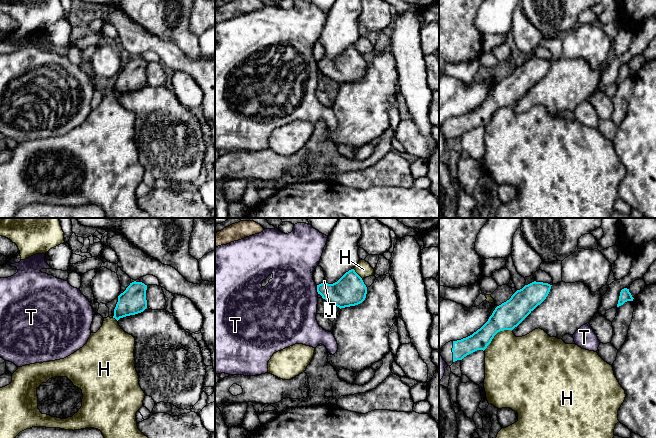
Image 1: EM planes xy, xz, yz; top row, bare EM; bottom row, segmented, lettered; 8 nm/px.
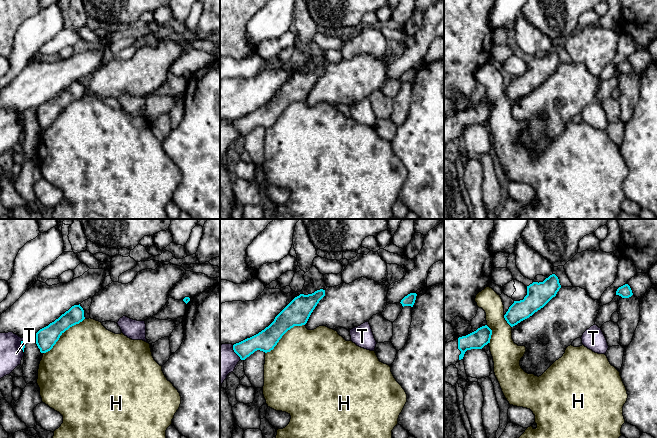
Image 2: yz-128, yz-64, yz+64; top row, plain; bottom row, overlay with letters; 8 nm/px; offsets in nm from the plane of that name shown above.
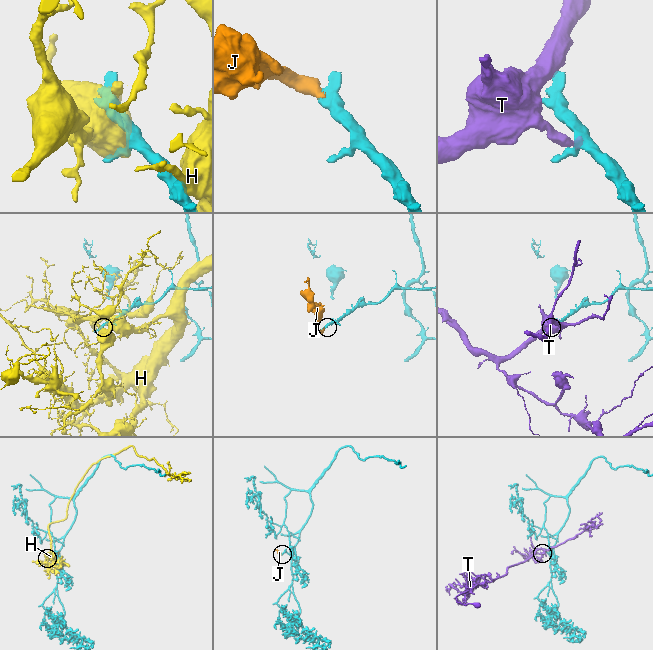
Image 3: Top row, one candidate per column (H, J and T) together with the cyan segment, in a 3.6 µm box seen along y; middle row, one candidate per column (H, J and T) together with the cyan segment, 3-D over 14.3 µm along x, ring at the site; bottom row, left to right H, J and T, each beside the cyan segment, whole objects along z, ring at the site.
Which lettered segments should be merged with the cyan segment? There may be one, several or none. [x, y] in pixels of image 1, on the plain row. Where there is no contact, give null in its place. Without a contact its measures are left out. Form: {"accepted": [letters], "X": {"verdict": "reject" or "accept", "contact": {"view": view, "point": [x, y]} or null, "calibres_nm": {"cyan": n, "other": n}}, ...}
{"accepted": ["J"], "H": {"verdict": "reject", "contact": {"view": "yz", "point": [496, 109]}, "calibres_nm": {"cyan": 220, "other": 400}}, "J": {"verdict": "accept", "contact": {"view": "xz", "point": [325, 59]}, "calibres_nm": {"cyan": 260, "other": 20}}, "T": {"verdict": "reject", "contact": {"view": "xz", "point": [317, 65]}, "calibres_nm": {"cyan": 240, "other": 460}}}

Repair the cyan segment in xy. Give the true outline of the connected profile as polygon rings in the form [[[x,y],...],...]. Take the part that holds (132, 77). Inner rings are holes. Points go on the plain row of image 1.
[[[142,58],[130,59],[118,72],[113,94],[118,97],[120,94],[143,88],[147,84],[146,66],[147,61]]]

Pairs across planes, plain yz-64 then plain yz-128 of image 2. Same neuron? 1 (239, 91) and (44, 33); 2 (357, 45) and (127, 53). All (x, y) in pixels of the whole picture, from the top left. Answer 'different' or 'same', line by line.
1: different
2: same

